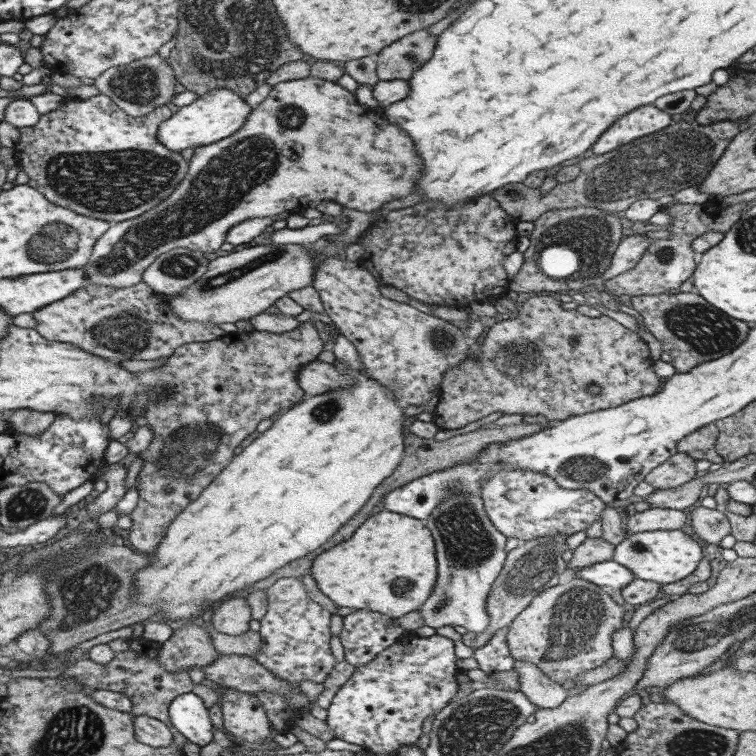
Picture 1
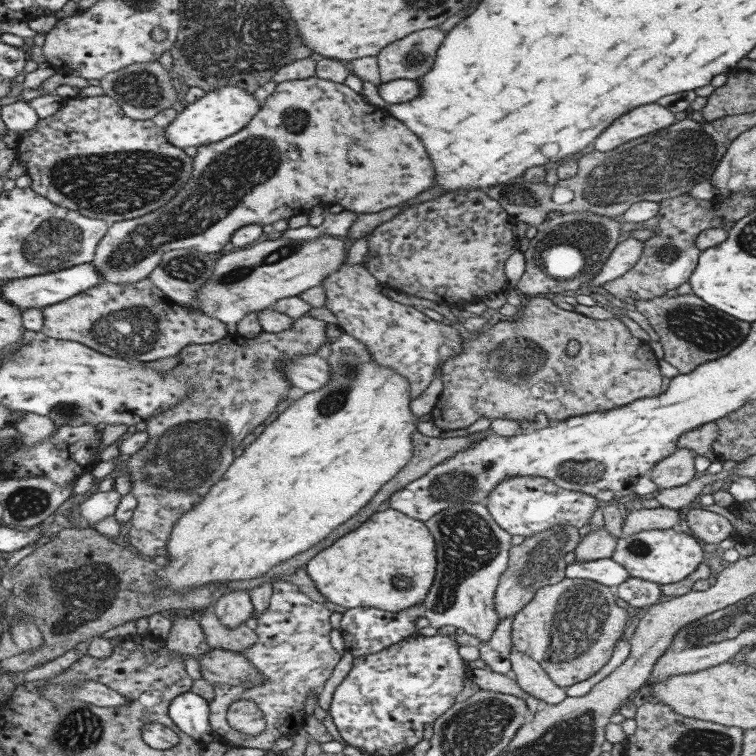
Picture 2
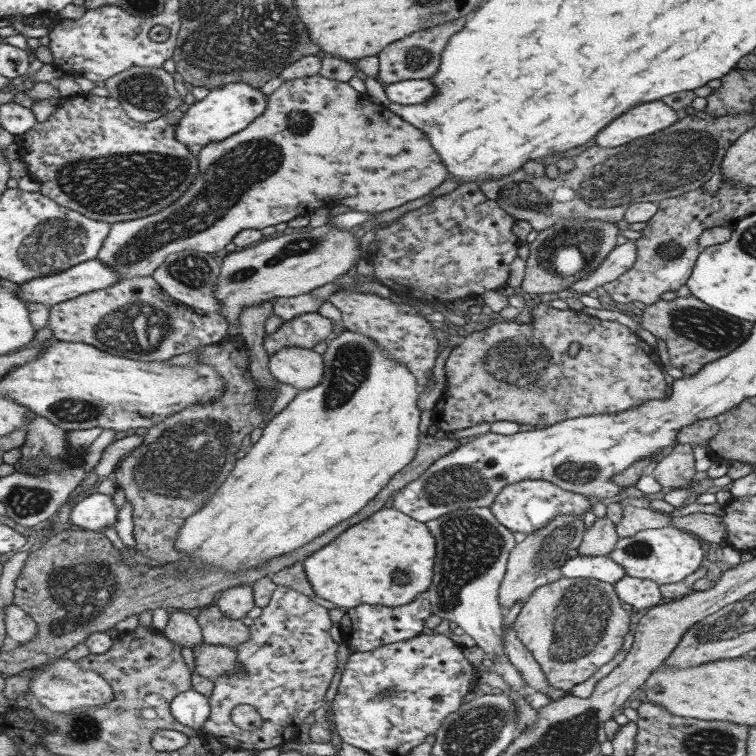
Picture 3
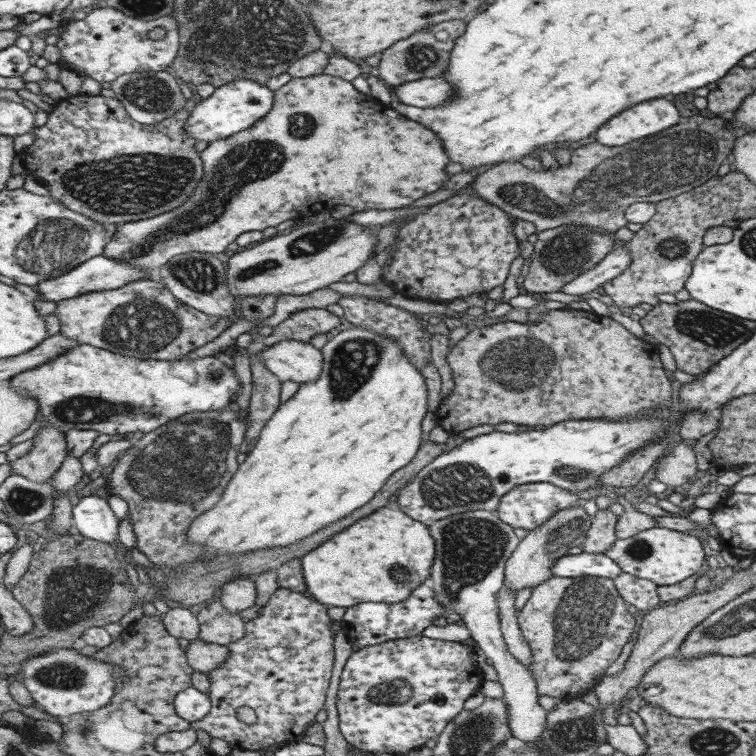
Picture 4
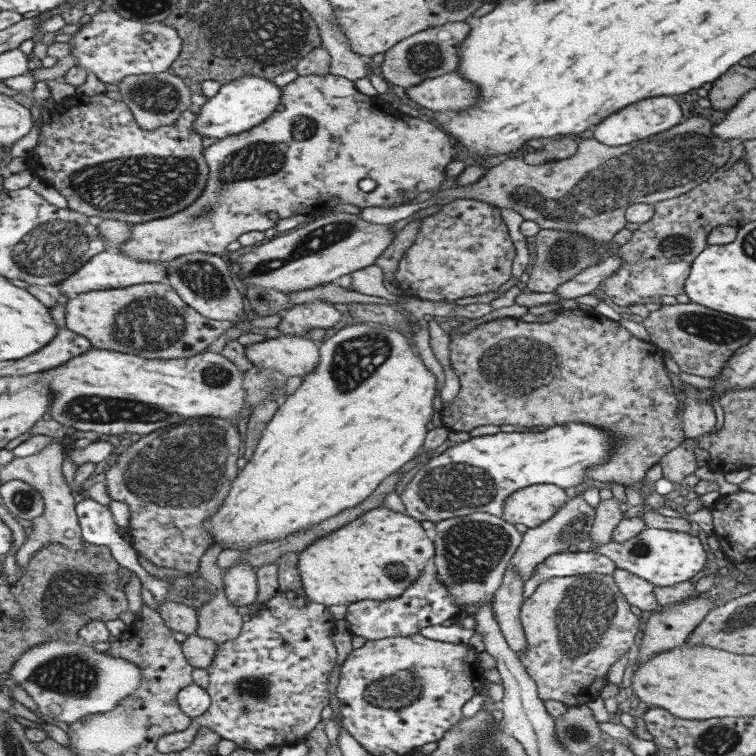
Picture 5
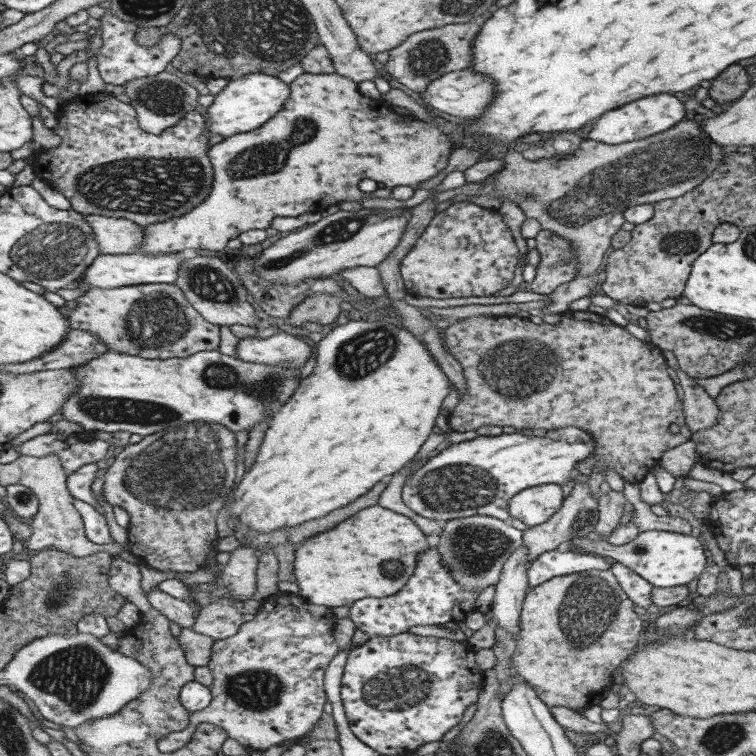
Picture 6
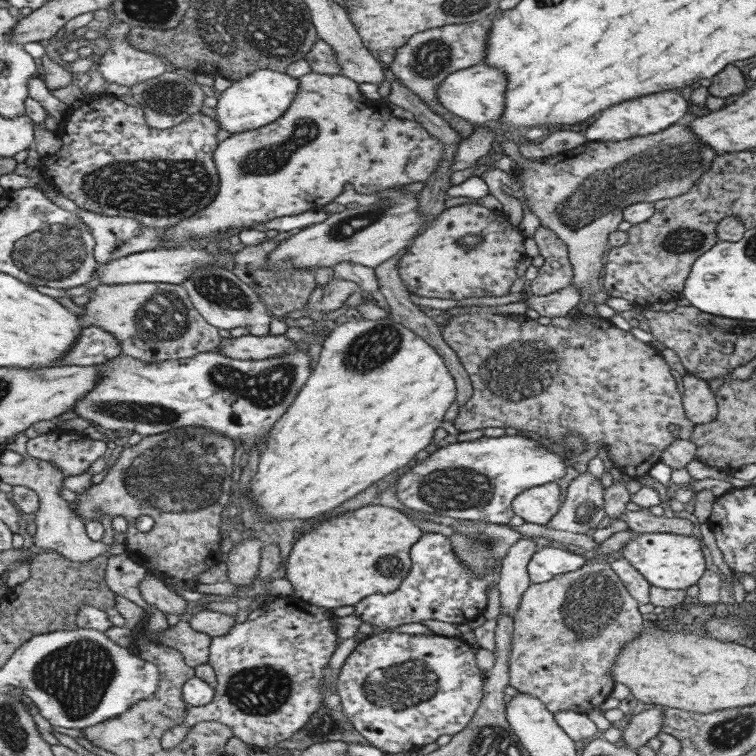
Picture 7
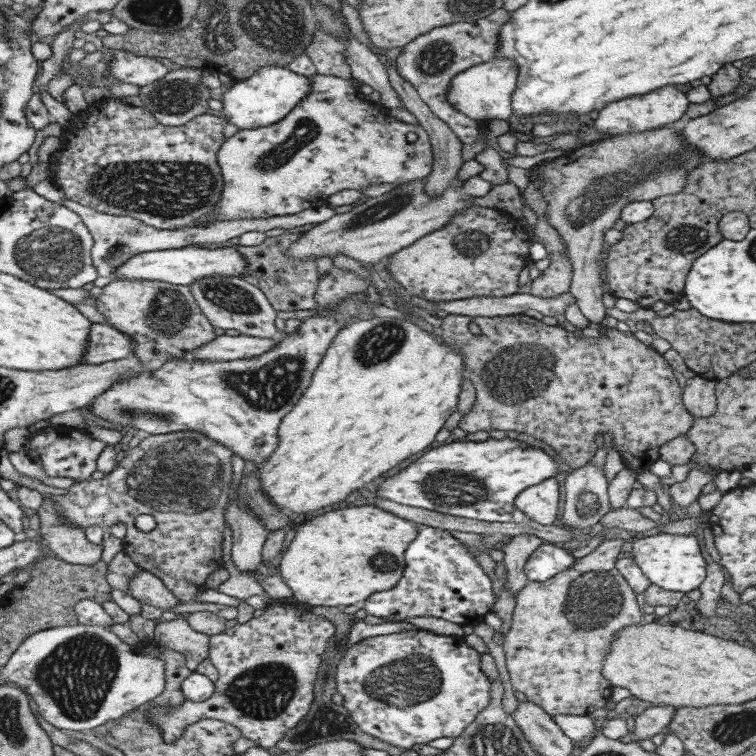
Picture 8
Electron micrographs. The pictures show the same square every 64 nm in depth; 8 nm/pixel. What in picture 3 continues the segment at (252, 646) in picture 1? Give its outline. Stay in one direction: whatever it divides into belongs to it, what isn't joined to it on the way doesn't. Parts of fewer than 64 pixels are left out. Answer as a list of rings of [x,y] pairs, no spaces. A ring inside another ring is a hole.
[[[216,604],[207,605],[195,611],[202,642],[209,646],[223,646],[235,649],[249,640],[248,627],[241,619],[229,619],[219,611]]]

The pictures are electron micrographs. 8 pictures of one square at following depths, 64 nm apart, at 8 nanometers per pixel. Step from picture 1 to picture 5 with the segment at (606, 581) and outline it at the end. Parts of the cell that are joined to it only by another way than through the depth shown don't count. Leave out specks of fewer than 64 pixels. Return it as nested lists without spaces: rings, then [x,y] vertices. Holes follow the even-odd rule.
[[[594,550],[587,552],[561,552],[545,557],[535,565],[535,571],[523,583],[523,600],[527,599],[538,584],[553,577],[566,577],[587,573],[609,574],[615,570],[615,564],[606,556]]]

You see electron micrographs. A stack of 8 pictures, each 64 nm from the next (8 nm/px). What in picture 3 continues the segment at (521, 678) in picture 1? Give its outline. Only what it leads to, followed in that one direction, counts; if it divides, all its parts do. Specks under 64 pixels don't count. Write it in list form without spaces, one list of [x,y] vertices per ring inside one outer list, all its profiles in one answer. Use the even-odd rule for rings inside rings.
[[[512,624],[511,627],[505,629],[502,642],[504,643],[505,655],[508,657],[509,662],[513,664],[515,670],[521,674],[524,682],[528,685],[528,689],[547,695],[550,701],[563,698],[565,693],[546,686],[546,680],[541,670],[534,662],[530,652],[522,646],[521,641],[517,638],[517,631],[513,629]]]

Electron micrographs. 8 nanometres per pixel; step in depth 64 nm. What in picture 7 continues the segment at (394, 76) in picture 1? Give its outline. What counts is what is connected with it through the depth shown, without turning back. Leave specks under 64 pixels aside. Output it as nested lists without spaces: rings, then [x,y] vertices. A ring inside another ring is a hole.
[[[497,10],[497,14],[492,14],[475,22],[446,24],[417,32],[417,34],[410,36],[403,46],[394,50],[394,58],[387,65],[388,70],[394,74],[395,78],[413,91],[436,115],[439,114],[445,122],[448,122],[453,130],[461,136],[461,140],[471,136],[475,125],[447,111],[447,109],[441,108],[441,103],[435,99],[437,98],[435,92],[437,92],[439,82],[443,82],[448,74],[469,68],[483,61],[489,26],[499,16],[501,16],[501,11]]]

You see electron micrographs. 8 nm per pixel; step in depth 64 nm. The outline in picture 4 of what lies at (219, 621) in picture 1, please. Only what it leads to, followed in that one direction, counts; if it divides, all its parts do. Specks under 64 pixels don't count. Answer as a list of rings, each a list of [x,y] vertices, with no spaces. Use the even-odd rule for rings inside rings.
[[[245,576],[229,579],[229,581],[223,583],[216,597],[225,607],[225,611],[239,614],[240,610],[254,605],[256,598],[253,578]]]

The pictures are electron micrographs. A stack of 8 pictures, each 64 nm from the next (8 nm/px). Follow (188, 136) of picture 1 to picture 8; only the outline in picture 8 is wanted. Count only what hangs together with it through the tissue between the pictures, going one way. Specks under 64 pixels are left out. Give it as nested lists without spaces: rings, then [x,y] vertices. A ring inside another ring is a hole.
[[[269,65],[259,67],[251,76],[234,81],[222,94],[221,112],[225,121],[232,122],[239,129],[252,129],[280,121],[289,114],[297,102],[309,94],[311,81],[307,75],[297,74],[287,67]]]

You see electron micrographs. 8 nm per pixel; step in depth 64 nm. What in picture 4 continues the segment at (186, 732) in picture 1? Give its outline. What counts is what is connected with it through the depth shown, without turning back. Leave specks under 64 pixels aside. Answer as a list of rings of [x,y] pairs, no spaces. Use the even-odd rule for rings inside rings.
[[[192,687],[185,688],[174,697],[173,709],[188,724],[201,721],[210,710],[208,694]]]

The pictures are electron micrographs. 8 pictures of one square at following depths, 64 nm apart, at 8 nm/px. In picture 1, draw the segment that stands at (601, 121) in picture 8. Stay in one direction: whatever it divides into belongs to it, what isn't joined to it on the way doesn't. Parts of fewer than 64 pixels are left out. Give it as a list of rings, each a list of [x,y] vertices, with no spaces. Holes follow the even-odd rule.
[[[654,105],[637,107],[617,118],[607,130],[603,131],[590,146],[593,154],[605,154],[633,139],[657,132],[669,126],[671,115]]]

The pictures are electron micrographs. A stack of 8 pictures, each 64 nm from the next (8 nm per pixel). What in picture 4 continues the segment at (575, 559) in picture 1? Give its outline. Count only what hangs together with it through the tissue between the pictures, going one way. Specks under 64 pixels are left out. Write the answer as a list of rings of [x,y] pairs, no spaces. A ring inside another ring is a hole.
[[[609,507],[598,510],[592,517],[584,541],[580,544],[582,552],[602,553],[615,541],[614,526],[619,517]]]

